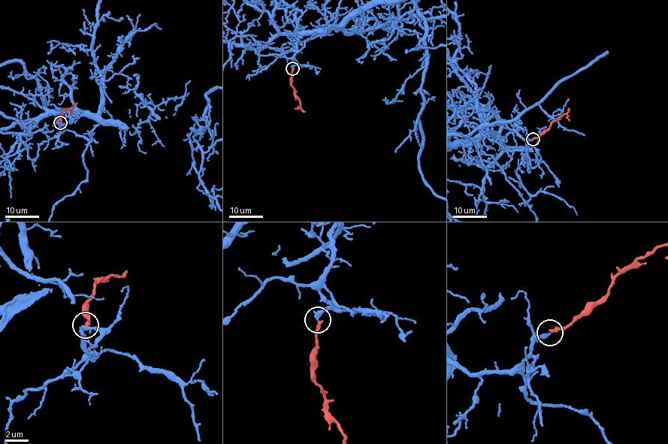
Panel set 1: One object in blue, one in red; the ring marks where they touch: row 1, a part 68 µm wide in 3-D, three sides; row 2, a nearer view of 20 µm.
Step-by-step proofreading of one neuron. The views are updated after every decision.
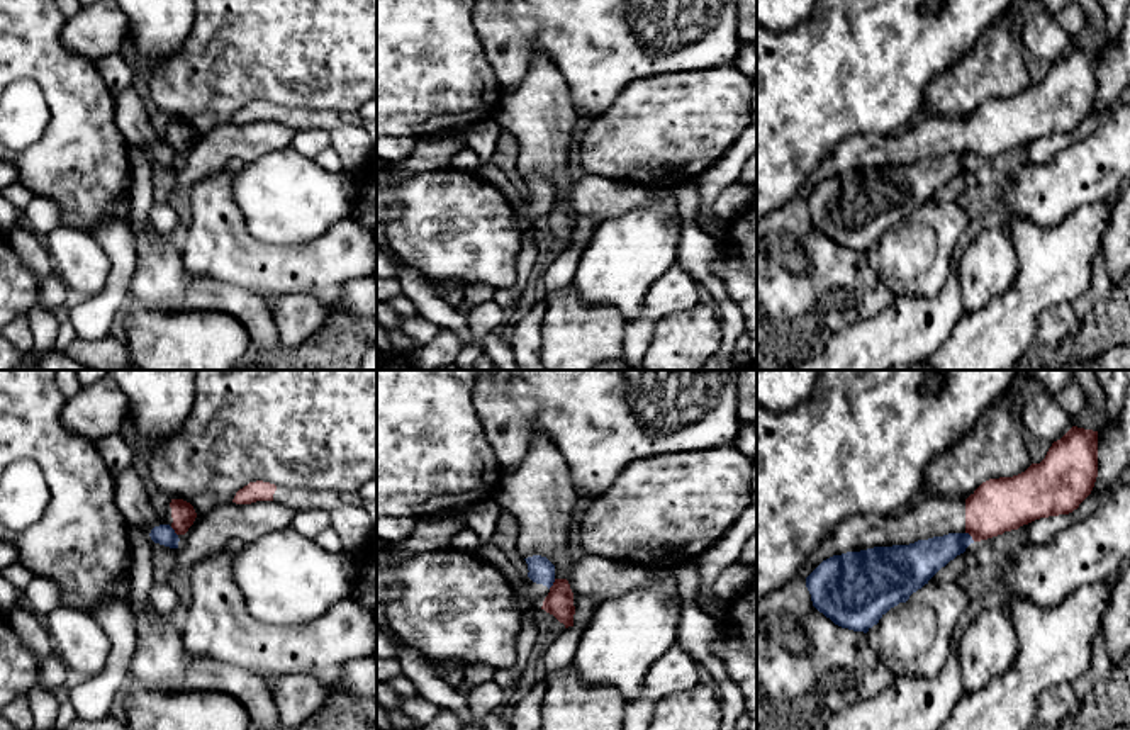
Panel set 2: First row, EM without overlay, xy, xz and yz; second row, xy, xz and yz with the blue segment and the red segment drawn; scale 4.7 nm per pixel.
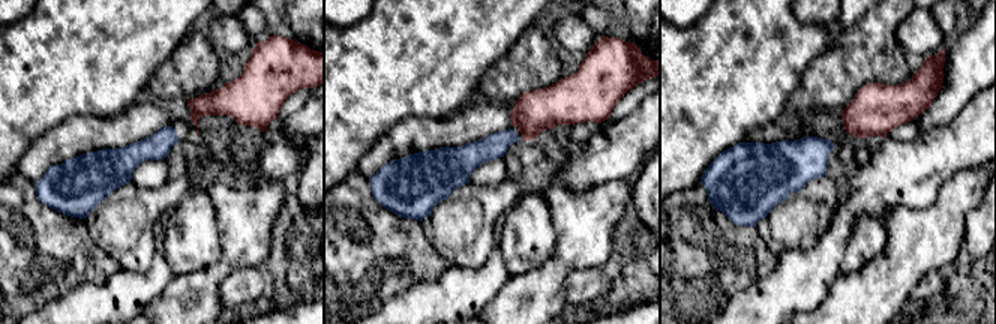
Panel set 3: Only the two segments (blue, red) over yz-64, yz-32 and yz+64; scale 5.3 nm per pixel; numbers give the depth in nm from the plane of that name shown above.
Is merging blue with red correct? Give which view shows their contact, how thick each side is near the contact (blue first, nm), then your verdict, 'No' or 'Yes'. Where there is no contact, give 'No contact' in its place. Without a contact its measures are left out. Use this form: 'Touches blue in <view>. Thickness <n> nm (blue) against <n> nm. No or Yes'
Touches blue in yz. Thickness 180 nm (blue) against 260 nm. No

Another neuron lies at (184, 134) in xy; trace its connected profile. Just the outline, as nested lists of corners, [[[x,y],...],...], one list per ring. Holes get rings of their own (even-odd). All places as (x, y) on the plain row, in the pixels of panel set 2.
[[[171,119],[170,127],[163,134],[163,141],[170,144],[182,160],[193,144],[197,132],[193,126],[183,119]]]

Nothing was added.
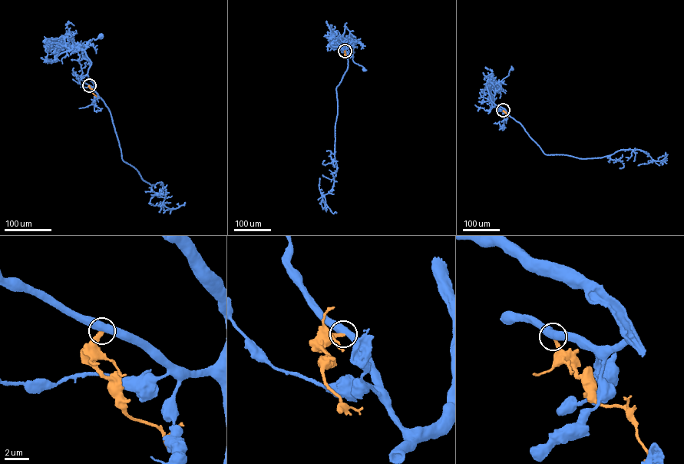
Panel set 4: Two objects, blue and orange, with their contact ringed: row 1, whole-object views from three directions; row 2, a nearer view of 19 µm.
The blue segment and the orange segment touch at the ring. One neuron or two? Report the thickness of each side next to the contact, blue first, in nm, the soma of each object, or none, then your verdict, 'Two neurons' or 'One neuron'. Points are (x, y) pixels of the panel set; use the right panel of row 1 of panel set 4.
Thickness 500 nm (blue) against 320 nm. Soma of blue: (511, 68). Soma of orange: none. Two neurons

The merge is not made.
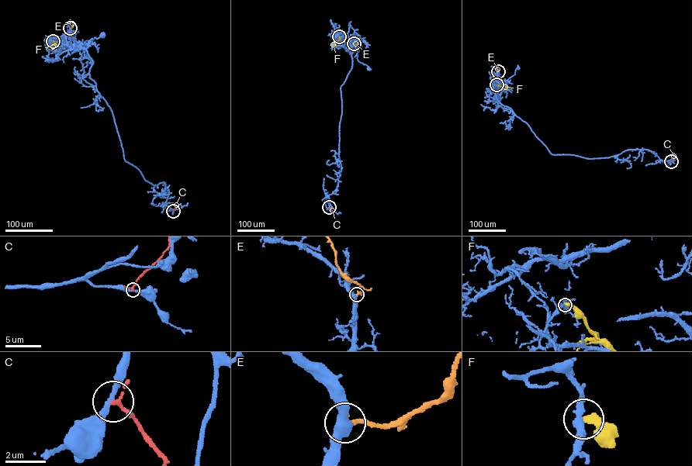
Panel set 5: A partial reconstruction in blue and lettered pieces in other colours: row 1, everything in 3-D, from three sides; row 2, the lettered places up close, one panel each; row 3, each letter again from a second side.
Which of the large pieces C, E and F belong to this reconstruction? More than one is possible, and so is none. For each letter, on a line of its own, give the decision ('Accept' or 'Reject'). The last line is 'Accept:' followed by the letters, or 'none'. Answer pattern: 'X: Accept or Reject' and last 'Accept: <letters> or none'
C: Reject
E: Accept
F: Reject
Accept: E

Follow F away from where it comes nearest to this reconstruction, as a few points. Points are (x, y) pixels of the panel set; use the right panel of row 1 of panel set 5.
F: (496, 84), (507, 88)

